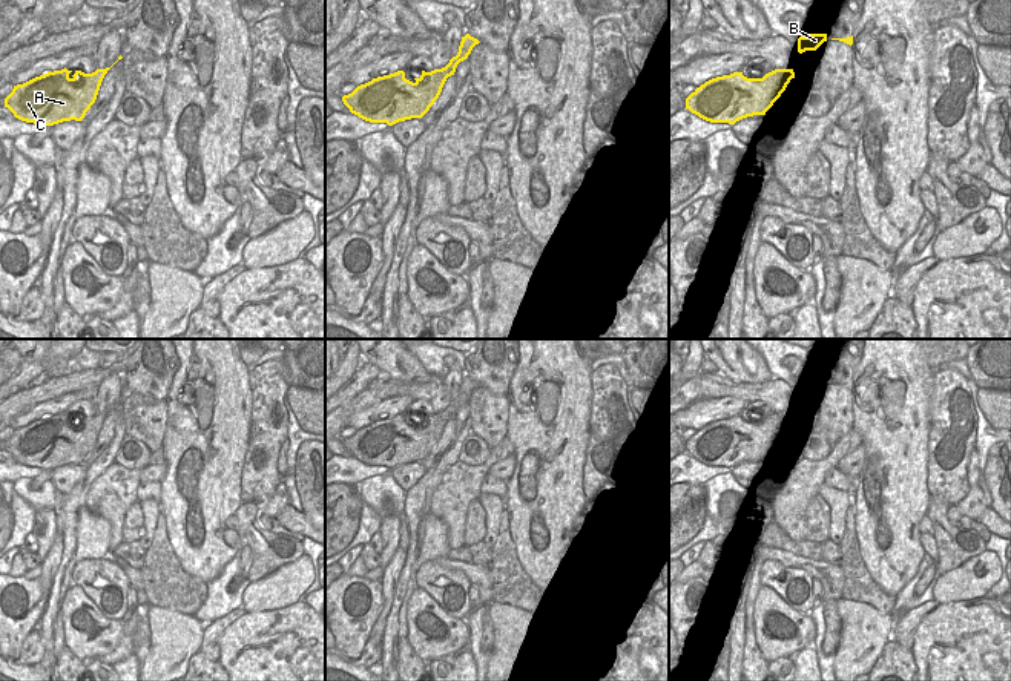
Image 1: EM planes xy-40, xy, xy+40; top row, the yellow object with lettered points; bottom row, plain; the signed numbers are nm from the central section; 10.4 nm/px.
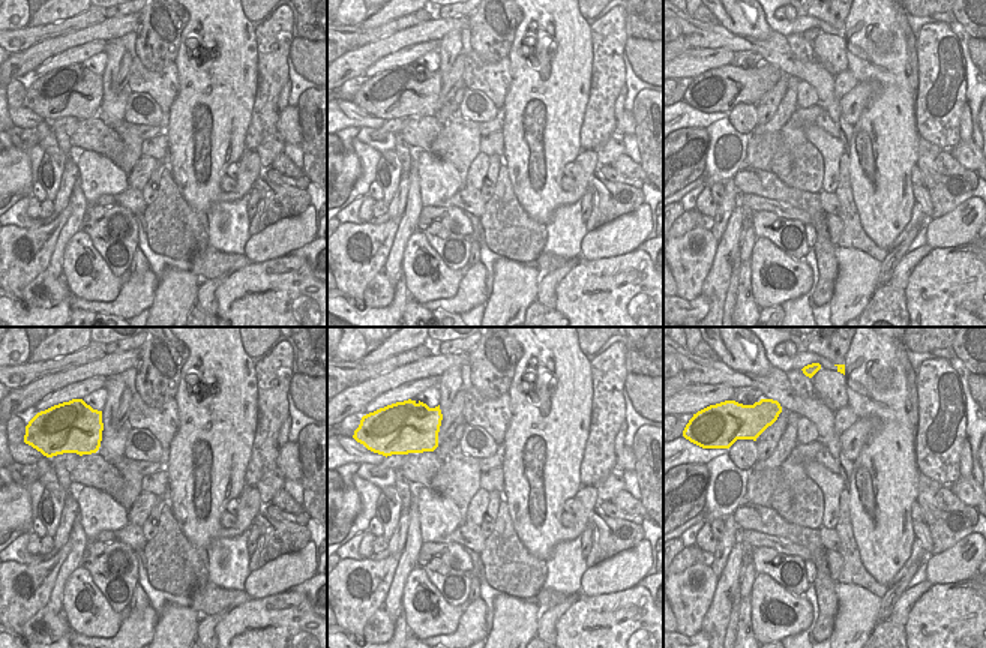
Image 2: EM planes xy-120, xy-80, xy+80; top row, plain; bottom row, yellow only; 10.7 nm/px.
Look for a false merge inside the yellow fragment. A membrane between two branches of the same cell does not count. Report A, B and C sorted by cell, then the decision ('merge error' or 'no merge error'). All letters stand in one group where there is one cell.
A B C | no merge error

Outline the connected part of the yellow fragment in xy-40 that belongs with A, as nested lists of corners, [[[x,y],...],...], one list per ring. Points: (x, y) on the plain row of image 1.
[[[66,411],[48,416],[14,429],[5,442],[5,451],[15,462],[44,471],[71,463],[81,465],[95,446],[109,413],[97,413],[92,417],[75,414],[72,420],[72,414]]]

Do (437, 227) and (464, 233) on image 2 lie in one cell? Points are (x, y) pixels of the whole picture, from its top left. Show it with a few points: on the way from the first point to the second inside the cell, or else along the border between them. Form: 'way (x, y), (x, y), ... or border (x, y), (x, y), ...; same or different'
way (443, 227), (452, 227), (458, 233); same

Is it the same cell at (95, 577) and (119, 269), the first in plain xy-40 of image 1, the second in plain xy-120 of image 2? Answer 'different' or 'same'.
same

